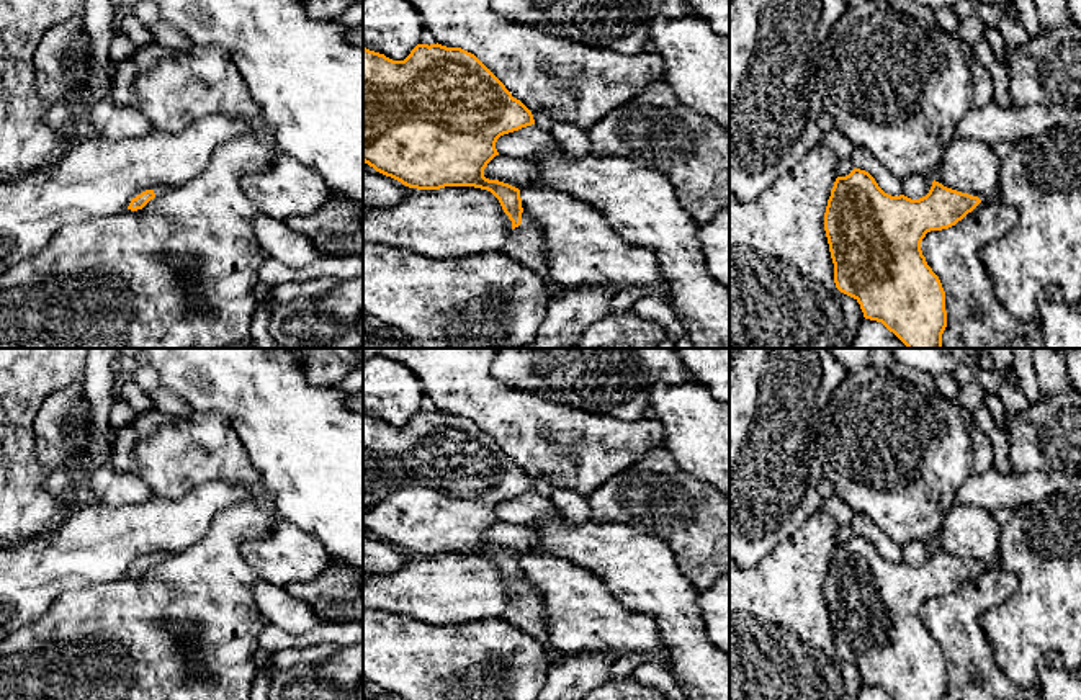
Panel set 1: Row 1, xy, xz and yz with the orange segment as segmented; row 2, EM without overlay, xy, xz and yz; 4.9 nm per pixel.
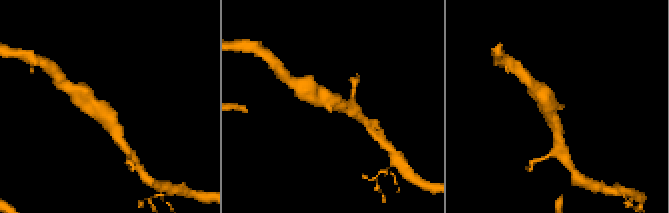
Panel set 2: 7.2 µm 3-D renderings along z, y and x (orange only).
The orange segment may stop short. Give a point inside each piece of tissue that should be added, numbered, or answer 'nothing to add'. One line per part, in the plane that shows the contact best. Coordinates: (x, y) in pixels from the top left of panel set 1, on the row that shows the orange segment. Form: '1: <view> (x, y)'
1: xz (525, 244)

